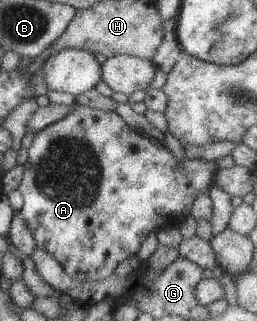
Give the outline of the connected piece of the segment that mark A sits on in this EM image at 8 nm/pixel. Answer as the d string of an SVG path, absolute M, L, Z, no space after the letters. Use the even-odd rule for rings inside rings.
M74 103L74 109L70 109L70 115L66 115L62 119L43 127L38 130L32 139L32 144L27 149L27 159L23 164L24 171L22 172L22 181L17 189L23 197L23 204L21 206L20 215L26 227L30 229L36 248L47 251L54 261L64 269L64 273L72 279L78 281L100 281L106 279L120 261L124 261L130 255L136 255L142 240L146 239L148 233L156 233L163 228L177 227L182 222L185 222L189 216L190 209L194 199L200 193L207 193L208 188L214 183L216 173L218 173L218 166L214 160L205 158L187 159L184 157L181 161L176 161L172 153L162 143L152 141L140 133L136 133L134 129L130 129L122 117L113 111L102 111L91 107L86 107Z

